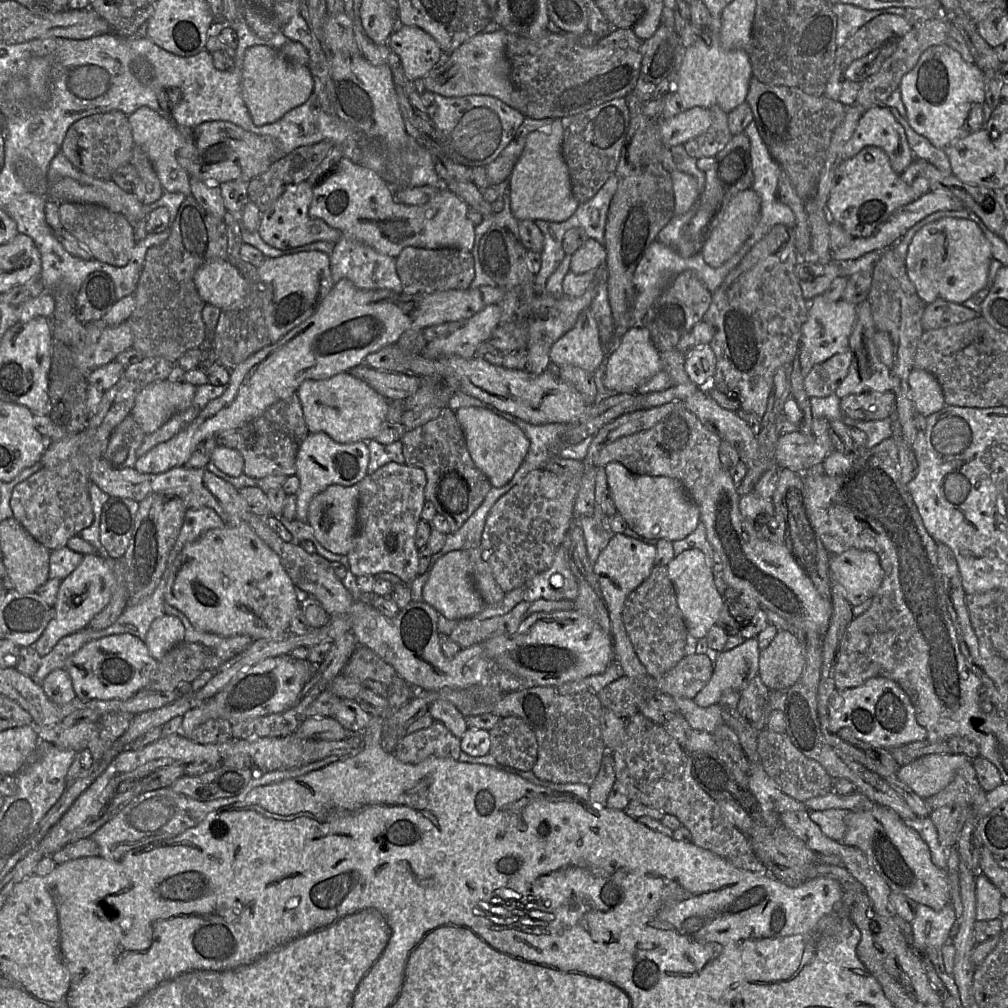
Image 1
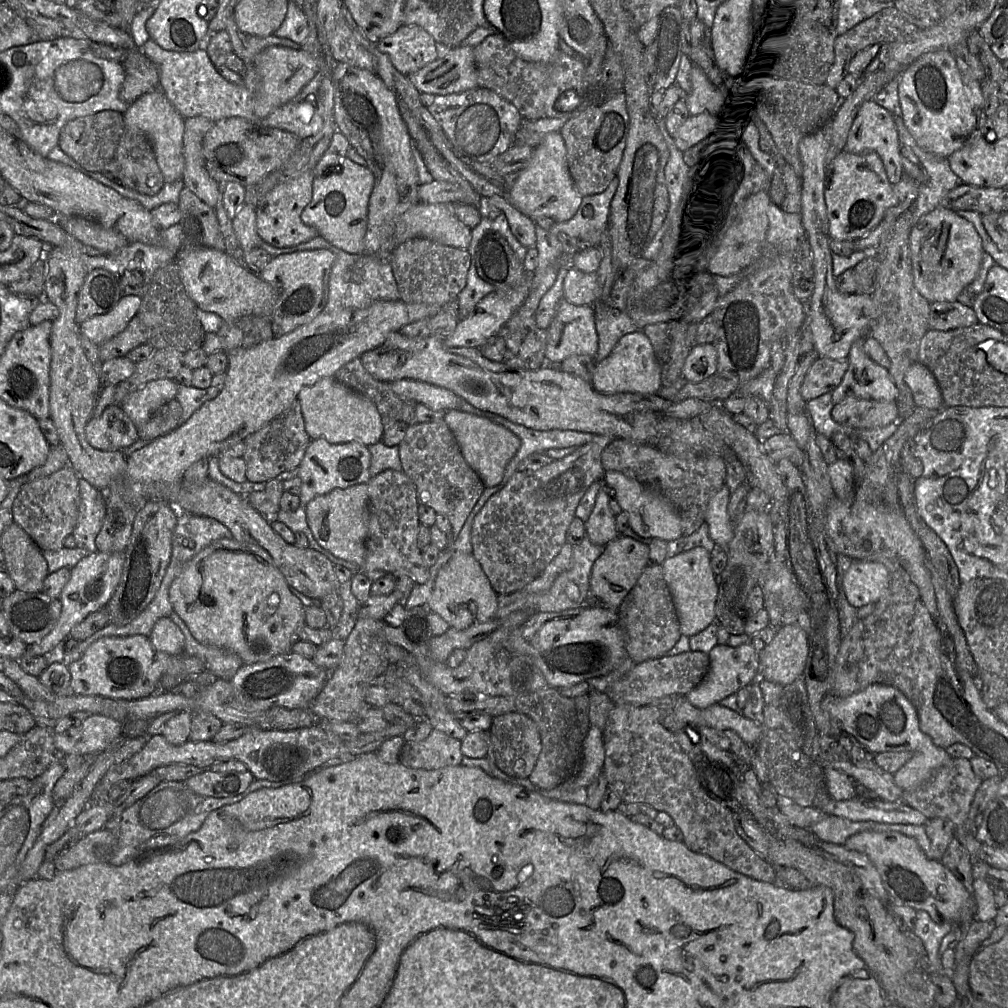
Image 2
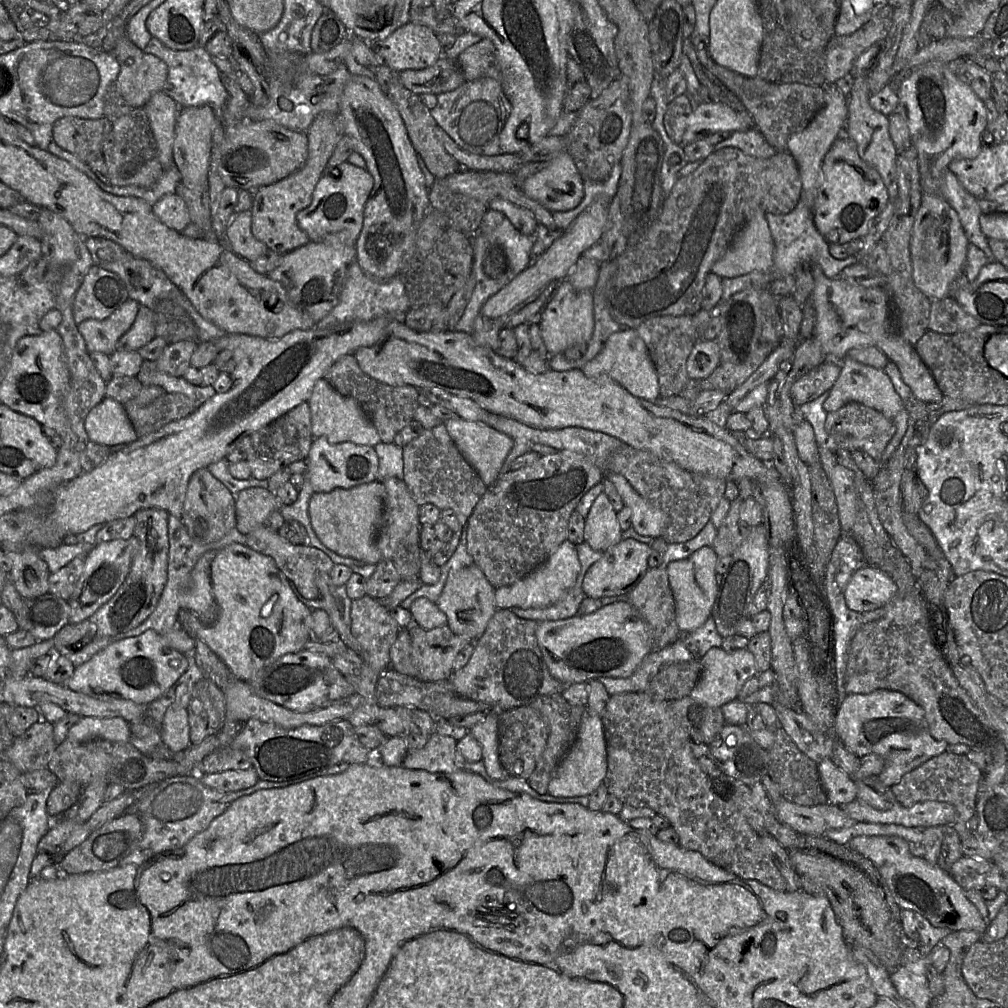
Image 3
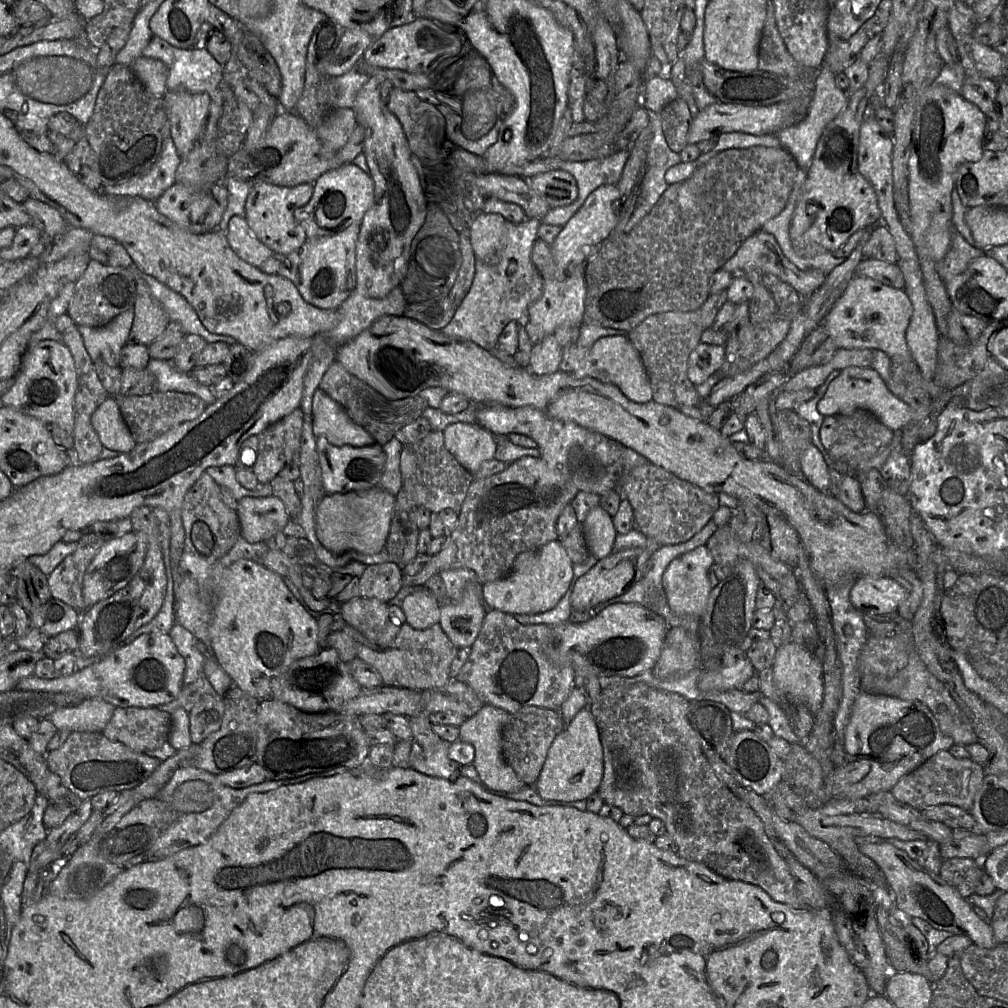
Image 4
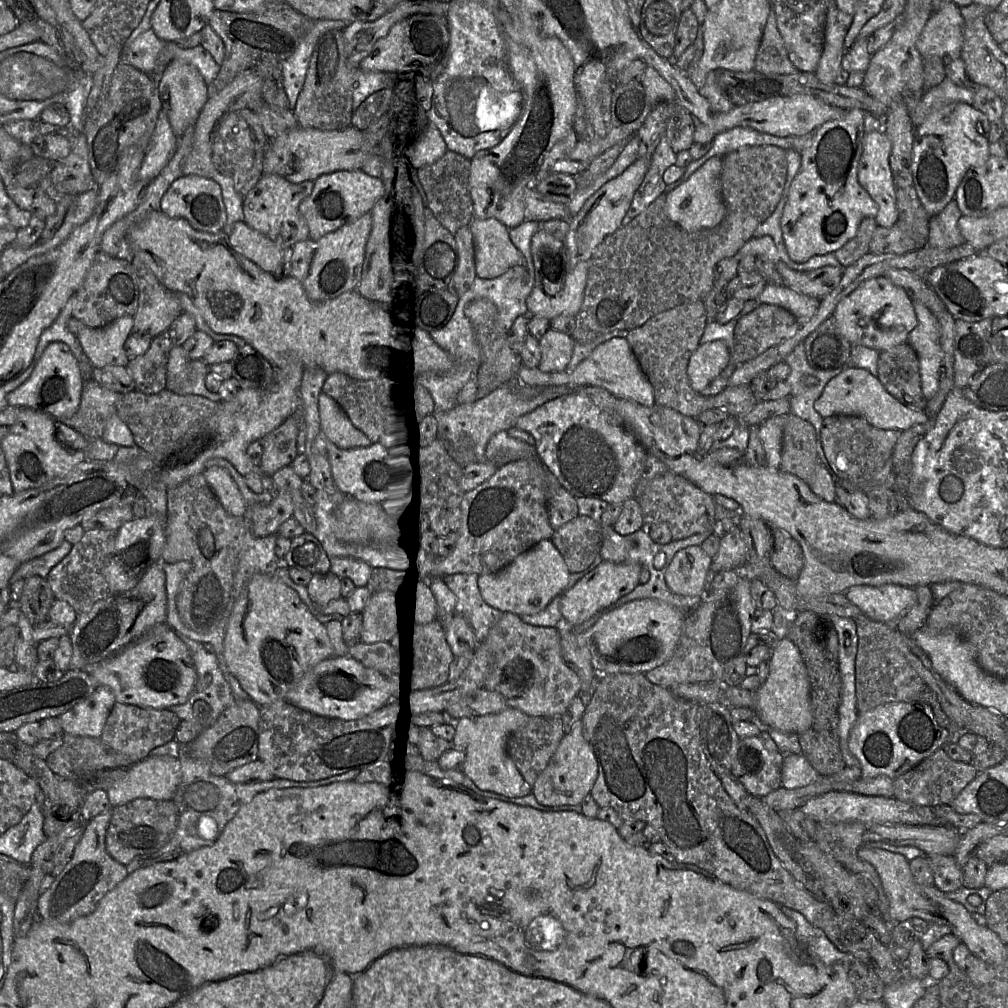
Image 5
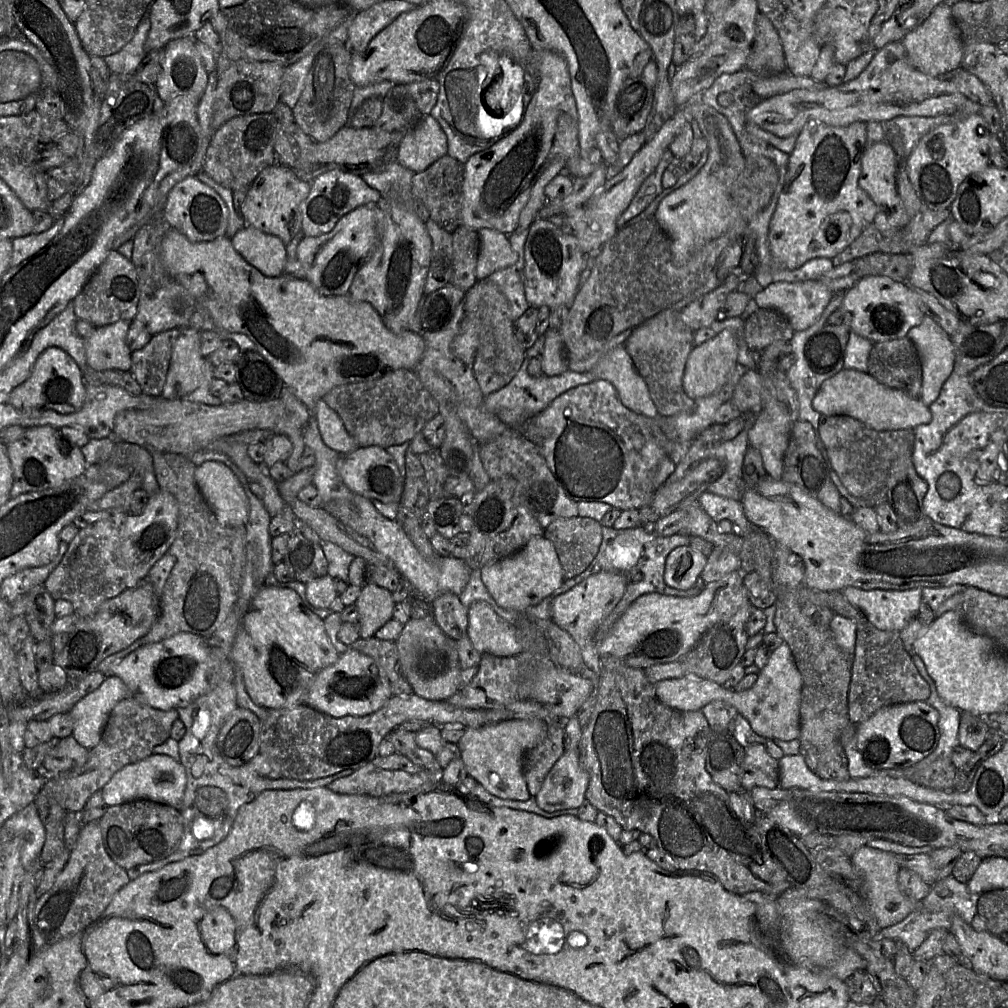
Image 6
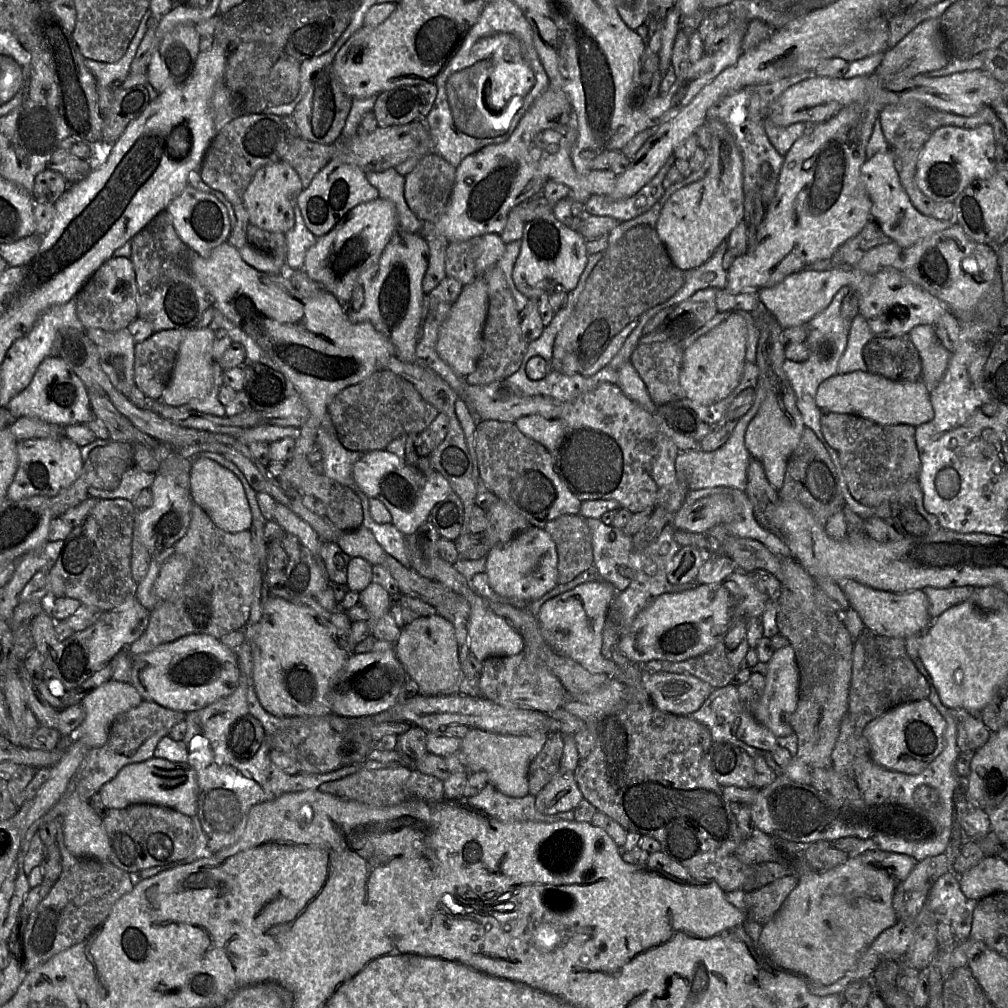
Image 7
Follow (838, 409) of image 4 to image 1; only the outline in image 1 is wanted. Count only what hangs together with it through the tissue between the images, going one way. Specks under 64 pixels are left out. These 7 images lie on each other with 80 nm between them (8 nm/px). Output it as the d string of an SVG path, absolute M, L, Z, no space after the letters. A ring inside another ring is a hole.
M866 299L857 305L856 322L849 337L849 350L852 353L852 360L848 374L834 393L840 399L850 394L893 390L890 369L881 361L874 342L876 333L877 328L873 320L871 305Z

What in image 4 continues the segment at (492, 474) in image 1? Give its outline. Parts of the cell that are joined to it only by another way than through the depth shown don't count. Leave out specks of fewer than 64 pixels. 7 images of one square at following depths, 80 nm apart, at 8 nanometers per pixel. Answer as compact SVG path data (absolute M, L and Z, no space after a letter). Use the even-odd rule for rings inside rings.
M455 423L444 431L445 446L469 472L494 459L497 437L478 423Z

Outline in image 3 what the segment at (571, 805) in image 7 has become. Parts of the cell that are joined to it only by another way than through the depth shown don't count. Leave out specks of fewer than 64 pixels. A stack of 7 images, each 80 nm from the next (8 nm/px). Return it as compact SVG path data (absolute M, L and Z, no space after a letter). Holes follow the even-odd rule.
M586 710L576 740L553 773L548 794L555 797L589 796L603 782L607 768L607 748L601 718Z

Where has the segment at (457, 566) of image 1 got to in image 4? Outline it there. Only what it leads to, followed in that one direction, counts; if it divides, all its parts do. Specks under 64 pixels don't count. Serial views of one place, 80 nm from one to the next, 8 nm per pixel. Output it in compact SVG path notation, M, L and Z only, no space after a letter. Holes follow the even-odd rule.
M470 582L459 601L441 602L439 623L458 649L472 646L480 633L488 610L483 601L482 588L481 582Z

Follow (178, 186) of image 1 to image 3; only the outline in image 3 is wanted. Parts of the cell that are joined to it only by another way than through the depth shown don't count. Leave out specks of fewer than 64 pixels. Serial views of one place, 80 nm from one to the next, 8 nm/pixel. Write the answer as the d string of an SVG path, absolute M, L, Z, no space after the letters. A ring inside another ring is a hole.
M156 92L143 106L158 147L159 162L163 170L174 163L173 144L179 105L164 92Z

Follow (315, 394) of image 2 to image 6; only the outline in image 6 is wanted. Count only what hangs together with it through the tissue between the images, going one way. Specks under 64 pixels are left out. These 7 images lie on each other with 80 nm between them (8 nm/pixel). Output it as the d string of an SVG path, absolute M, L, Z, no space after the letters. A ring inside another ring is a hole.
M319 400L315 411L315 419L324 443L341 455L346 455L359 446L347 432L339 415L324 400Z

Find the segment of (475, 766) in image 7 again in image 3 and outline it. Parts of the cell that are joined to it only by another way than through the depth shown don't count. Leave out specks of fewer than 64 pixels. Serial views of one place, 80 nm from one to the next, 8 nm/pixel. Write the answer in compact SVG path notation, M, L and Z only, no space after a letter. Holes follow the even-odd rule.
M490 710L486 717L469 729L482 748L482 761L488 775L494 780L504 780L510 774L502 766L498 751L498 710Z

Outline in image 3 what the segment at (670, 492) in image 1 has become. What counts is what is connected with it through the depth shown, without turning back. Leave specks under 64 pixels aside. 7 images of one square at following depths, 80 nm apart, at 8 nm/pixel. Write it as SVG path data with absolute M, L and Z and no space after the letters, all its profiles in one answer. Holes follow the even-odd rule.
M606 473L604 479L615 486L624 505L631 509L631 526L639 535L654 539L664 535L669 517L663 510L640 496L622 475Z

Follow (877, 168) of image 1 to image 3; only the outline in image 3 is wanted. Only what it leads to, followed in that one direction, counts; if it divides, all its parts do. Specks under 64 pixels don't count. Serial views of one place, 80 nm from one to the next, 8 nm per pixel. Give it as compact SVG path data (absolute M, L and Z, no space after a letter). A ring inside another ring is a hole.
M843 131L825 155L819 176L819 188L812 209L813 223L829 244L845 244L863 238L874 220L888 204L889 195L879 172L859 156L856 143Z

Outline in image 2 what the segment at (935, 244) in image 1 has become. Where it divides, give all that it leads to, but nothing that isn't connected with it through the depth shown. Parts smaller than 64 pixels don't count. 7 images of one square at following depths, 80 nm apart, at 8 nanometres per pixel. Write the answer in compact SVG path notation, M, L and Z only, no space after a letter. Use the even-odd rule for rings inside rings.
M942 206L921 216L913 225L909 250L914 286L930 303L956 301L962 290L977 277L984 254L974 225Z

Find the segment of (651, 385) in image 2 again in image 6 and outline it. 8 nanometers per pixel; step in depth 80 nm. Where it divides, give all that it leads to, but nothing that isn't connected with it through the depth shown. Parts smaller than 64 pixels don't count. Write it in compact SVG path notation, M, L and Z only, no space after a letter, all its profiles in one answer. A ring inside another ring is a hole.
M624 345L605 354L590 370L595 380L606 380L616 389L622 404L648 418L658 414L647 384L636 370Z

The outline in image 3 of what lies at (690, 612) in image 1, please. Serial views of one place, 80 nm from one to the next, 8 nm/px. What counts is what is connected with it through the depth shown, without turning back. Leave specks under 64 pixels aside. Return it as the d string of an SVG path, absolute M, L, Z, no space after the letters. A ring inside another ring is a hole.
M703 546L686 558L670 562L666 567L675 604L675 620L680 633L690 633L702 626L711 615L717 593L715 565L717 555L712 547Z

